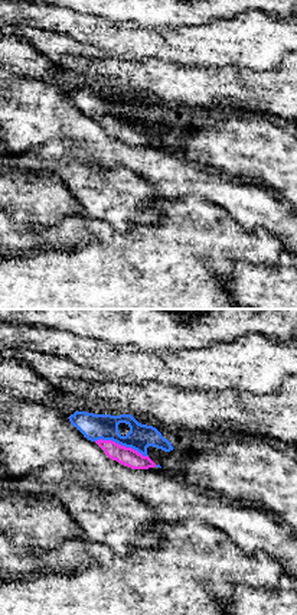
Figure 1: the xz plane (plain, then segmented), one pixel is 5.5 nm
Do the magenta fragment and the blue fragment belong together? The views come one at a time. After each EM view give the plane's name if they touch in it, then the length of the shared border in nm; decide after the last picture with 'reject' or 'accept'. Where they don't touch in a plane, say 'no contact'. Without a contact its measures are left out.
contact in xz; length 320 nm

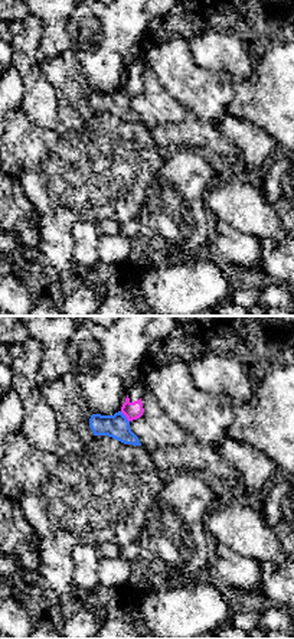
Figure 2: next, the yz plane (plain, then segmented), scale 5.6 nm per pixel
contact in yz; length 80 nm

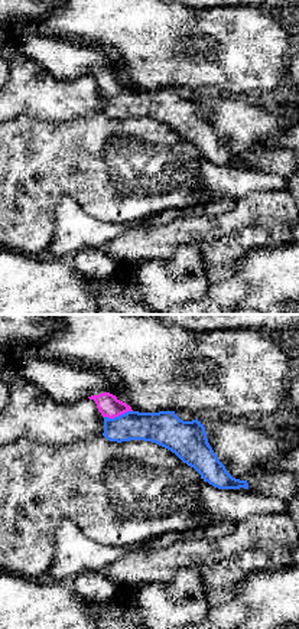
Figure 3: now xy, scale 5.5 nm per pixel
contact in xy; length 170 nm

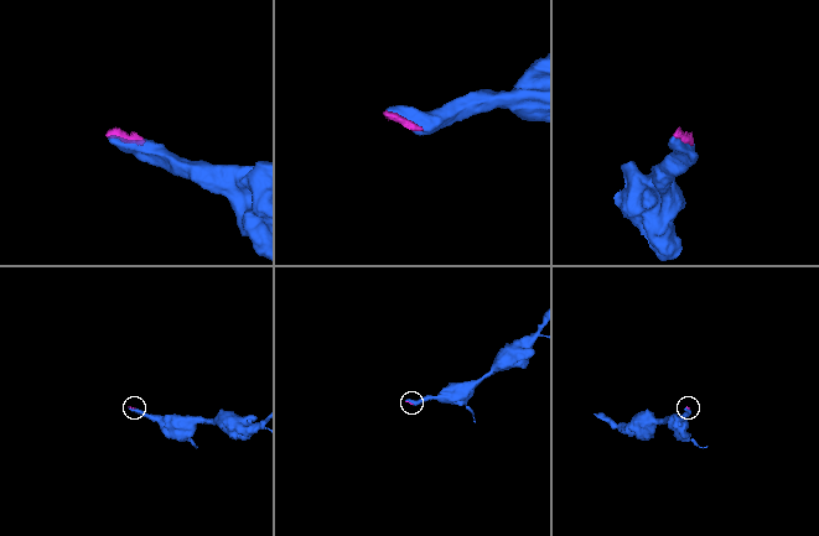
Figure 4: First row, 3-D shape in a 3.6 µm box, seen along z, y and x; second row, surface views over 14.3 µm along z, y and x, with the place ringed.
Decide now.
accept

